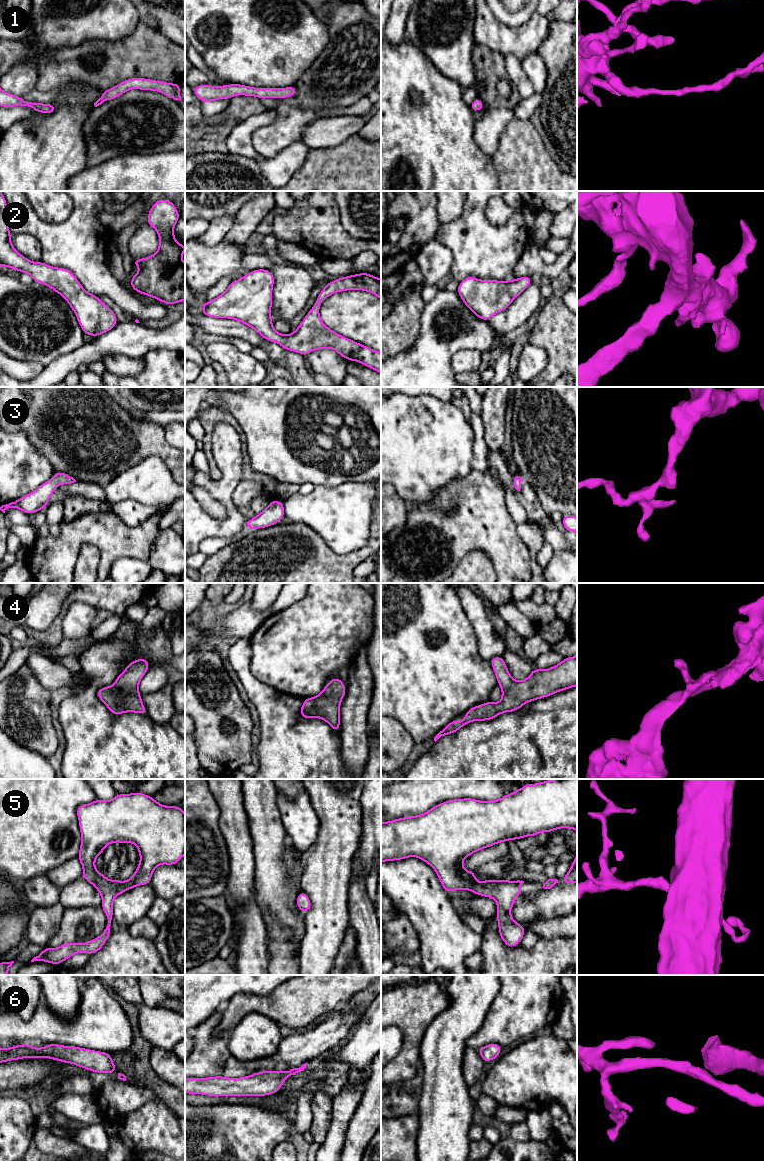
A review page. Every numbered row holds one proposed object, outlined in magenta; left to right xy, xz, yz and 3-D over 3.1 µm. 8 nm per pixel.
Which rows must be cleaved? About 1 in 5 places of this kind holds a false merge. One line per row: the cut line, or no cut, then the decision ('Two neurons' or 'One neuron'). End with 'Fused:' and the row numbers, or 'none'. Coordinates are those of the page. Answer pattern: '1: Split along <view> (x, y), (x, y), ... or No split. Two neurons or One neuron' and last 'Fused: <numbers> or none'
1: No split. One neuron
2: No split. One neuron
3: No split. One neuron
4: No split. One neuron
5: No split. One neuron
6: No split. One neuron
Fused: none

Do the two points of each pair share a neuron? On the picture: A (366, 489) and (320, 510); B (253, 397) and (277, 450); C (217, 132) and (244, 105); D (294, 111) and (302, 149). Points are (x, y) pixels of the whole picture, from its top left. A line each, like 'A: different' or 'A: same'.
A: same
B: same
C: same
D: different

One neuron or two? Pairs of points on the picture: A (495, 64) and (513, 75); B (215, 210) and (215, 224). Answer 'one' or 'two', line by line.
A: two
B: two

